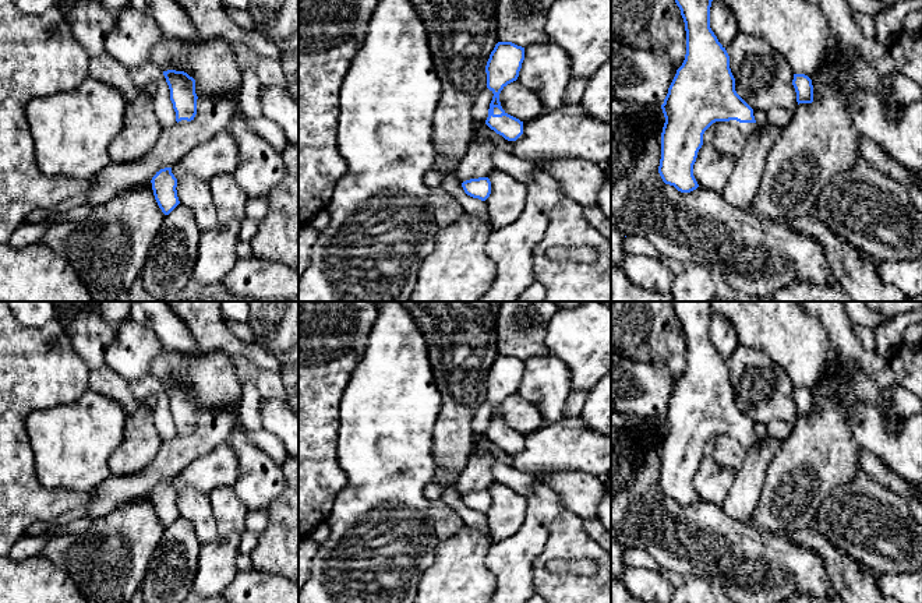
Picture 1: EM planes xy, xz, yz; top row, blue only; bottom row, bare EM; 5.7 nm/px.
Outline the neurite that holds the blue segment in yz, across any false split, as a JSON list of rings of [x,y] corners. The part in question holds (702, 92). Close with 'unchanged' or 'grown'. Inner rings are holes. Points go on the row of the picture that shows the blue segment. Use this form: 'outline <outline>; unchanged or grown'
outline [[[675,0],[685,22],[686,54],[661,105],[665,123],[661,133],[658,173],[665,184],[674,186],[681,193],[690,193],[699,187],[693,176],[693,165],[703,145],[703,134],[713,123],[728,121],[746,137],[759,128],[753,109],[735,91],[730,56],[710,28],[711,1]]]; grown

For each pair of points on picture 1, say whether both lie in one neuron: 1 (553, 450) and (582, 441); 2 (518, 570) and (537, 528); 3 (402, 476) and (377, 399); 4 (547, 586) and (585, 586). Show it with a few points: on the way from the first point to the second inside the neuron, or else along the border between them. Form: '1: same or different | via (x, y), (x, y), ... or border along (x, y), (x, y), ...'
1: same | via (560, 447), (575, 447)
2: same | via (518, 560), (518, 553), (532, 538)
3: same | via (387, 457), (385, 419)
4: same | via (557, 586), (575, 586)

